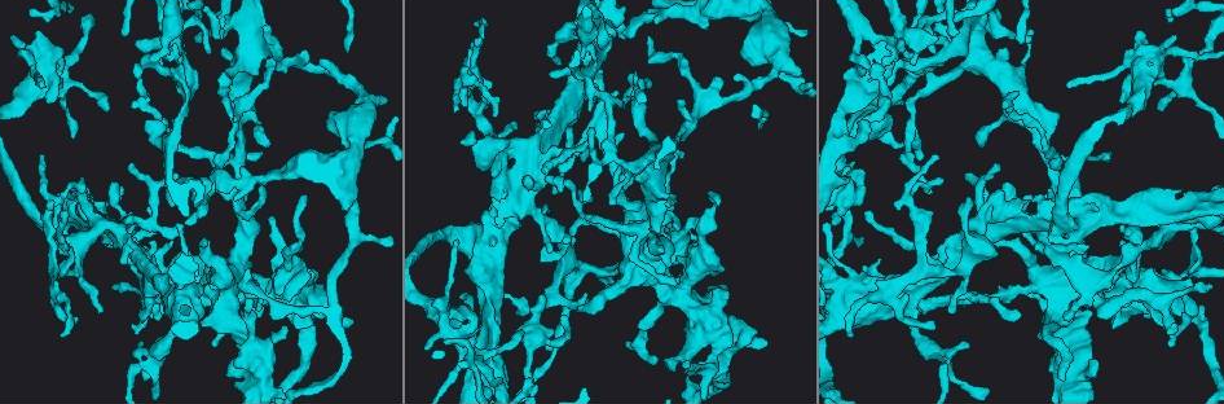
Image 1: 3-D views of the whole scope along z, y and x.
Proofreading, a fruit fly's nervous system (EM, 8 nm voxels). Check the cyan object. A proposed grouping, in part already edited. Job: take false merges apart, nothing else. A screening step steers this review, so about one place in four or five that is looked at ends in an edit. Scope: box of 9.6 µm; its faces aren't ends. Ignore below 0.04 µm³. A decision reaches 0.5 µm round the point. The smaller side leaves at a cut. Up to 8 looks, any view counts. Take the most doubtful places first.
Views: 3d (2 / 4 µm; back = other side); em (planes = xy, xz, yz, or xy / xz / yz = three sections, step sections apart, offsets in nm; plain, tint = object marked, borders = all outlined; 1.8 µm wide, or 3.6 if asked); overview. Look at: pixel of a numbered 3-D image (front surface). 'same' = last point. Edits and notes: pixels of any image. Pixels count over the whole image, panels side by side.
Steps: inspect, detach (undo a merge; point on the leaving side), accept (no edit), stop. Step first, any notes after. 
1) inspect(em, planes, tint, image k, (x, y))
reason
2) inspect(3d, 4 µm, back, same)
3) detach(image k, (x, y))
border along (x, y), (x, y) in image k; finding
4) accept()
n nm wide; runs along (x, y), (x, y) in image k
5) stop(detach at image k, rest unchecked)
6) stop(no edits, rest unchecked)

inspect(3d, 4 µm, image 1, (177, 129))
touches itself

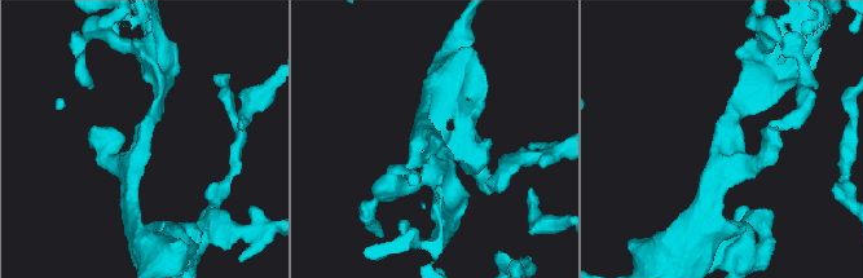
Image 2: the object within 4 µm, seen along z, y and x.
inspect(em, planes, tint, image 2, (737, 142))

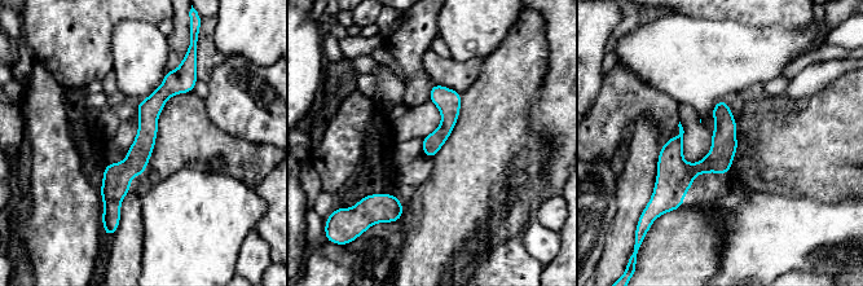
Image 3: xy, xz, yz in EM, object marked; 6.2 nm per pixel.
accept()
runs along (175, 73), (117, 180), (115, 215) in image 3; all the same cell

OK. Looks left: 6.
inspect(em, xy, step 8, tint, image 1, (496, 369))

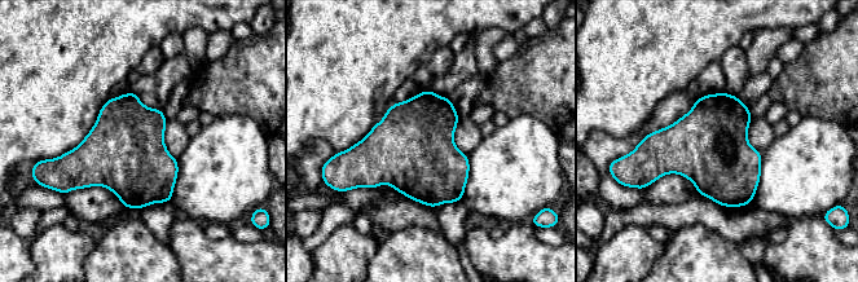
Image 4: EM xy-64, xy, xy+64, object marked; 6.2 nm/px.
accept()
480 nm wide; continuous, no second cell

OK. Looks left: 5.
inspect(3d, 4 µm, image 1, (531, 155))
three-way junction

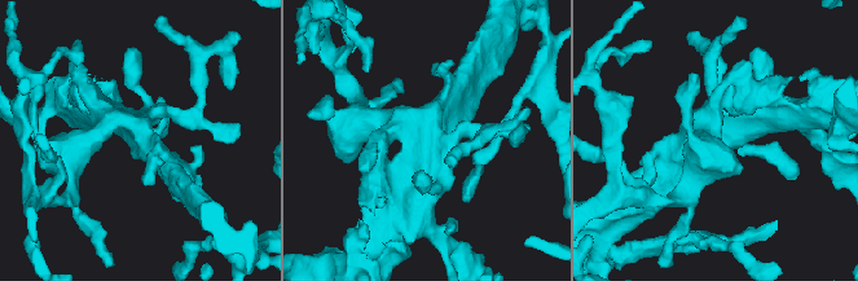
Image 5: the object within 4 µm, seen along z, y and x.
inspect(em, planes, tint, image 5, (134, 130))
now the EM

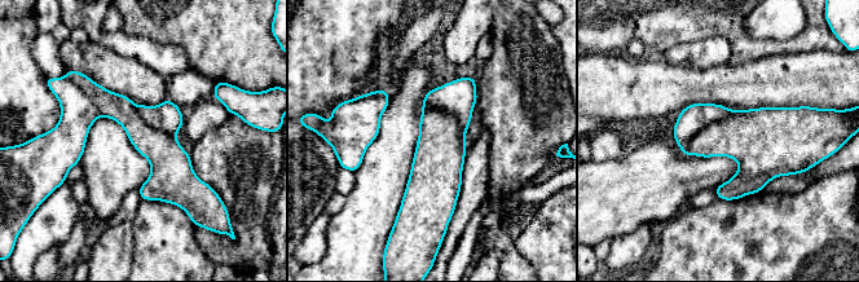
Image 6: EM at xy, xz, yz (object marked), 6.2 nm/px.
detach(image 6, (745, 136))
300 nm wide; the part that leaves runs along (88, 83), (170, 162), (183, 203) in image 6; a second cell is stuck on

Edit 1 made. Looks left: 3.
inspect(3d, 4 µm, back, image 5, (542, 23))

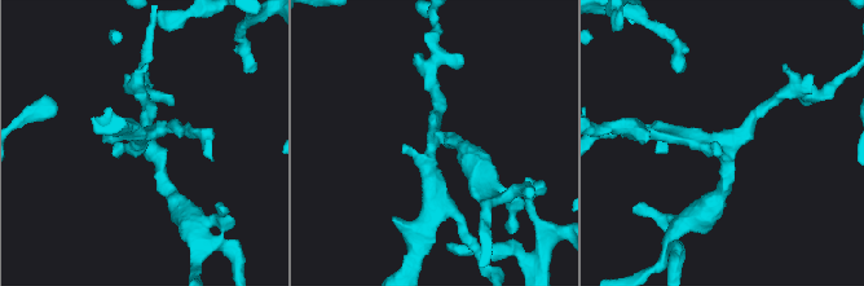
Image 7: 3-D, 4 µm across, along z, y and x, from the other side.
inspect(em, planes, borders, image 7, (726, 142))

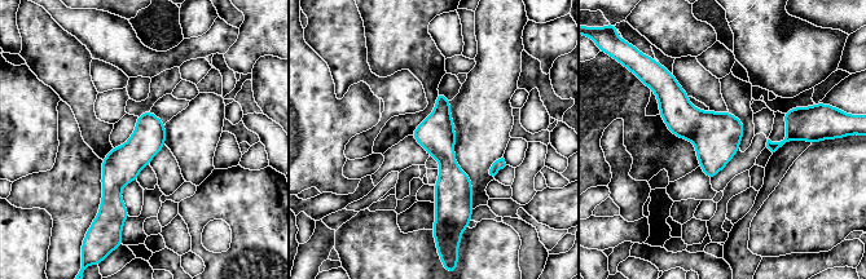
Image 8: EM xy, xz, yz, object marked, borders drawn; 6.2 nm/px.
accept()
200 nm wide; runs along (439, 96), (447, 158), (440, 218) in image 8; continuous, no second cell

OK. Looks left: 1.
stop(detach at image 6, rest unchecked)

